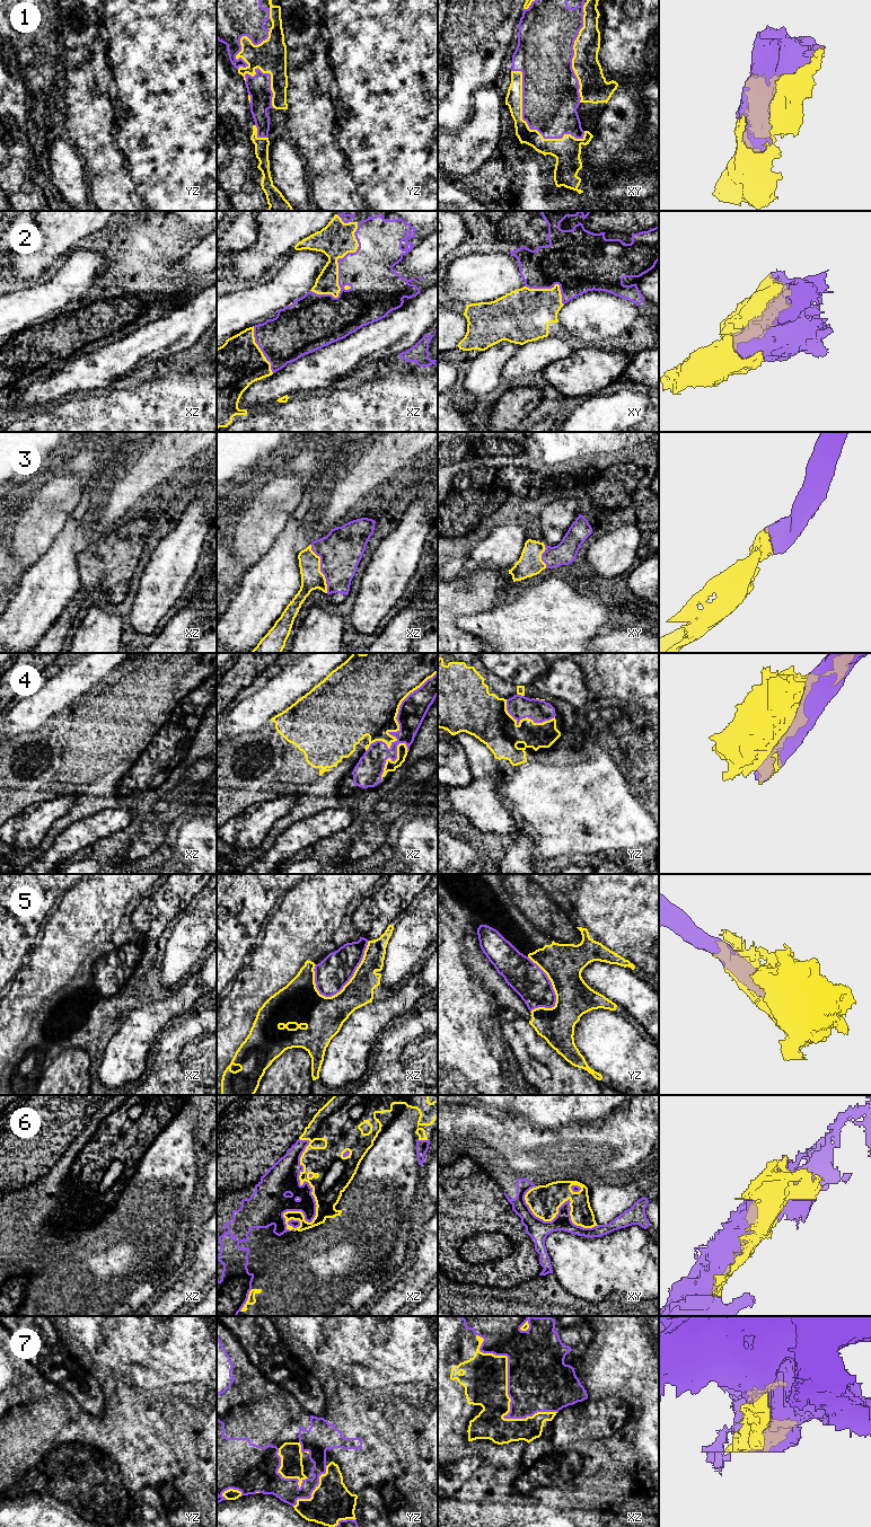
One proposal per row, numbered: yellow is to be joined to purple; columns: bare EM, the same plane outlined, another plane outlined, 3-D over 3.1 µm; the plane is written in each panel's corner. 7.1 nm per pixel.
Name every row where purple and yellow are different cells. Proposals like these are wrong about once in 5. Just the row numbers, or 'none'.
7

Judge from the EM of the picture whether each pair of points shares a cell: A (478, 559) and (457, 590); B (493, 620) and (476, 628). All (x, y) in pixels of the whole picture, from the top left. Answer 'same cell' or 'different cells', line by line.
A: different cells
B: same cell

